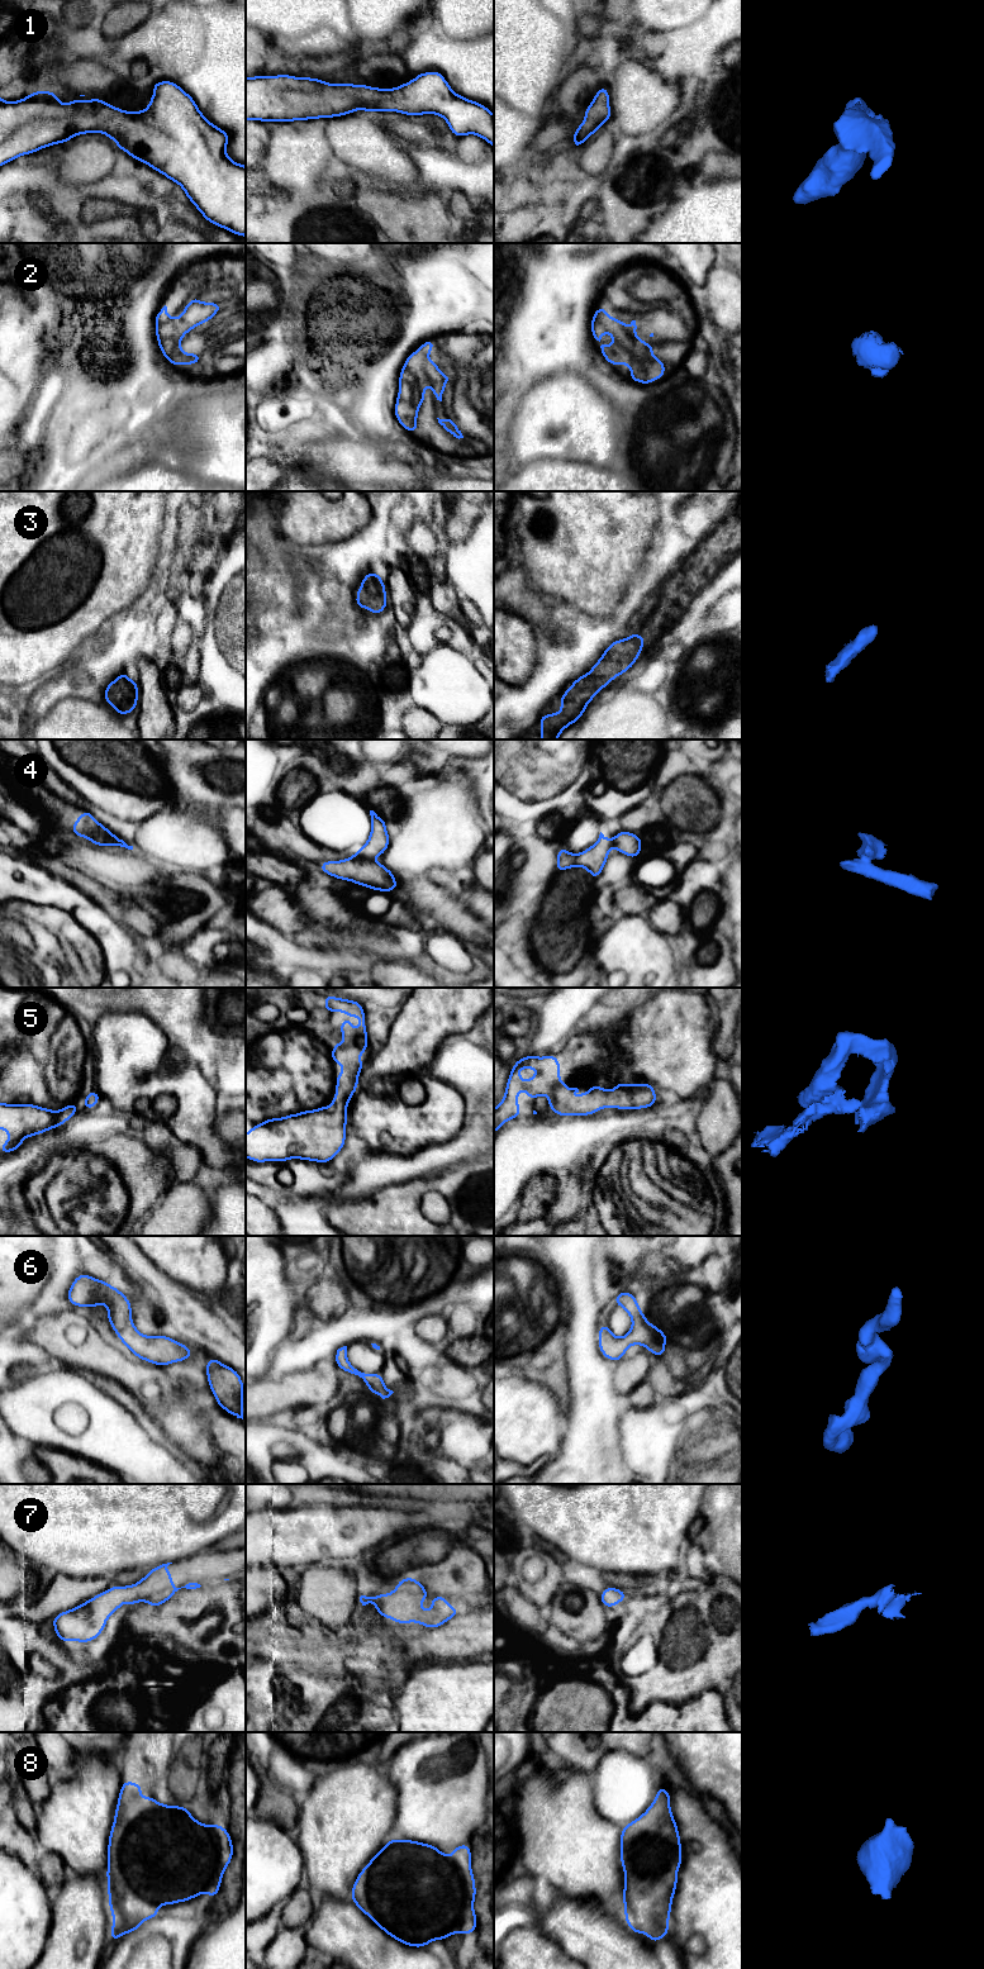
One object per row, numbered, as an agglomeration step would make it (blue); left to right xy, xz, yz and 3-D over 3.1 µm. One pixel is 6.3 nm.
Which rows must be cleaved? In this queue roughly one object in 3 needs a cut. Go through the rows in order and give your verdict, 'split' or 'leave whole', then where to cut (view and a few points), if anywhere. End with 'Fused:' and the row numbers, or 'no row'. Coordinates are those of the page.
1: leave whole | no cut
2: leave whole | no cut
3: leave whole | no cut
4: split | xz (359, 852), (370, 860)
5: leave whole | no cut
6: leave whole | no cut
7: leave whole | no cut
8: leave whole | no cut
Fused: 4

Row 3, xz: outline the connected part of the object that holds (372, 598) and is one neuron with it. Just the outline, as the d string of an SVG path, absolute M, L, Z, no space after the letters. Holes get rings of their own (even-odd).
M367 572L363 576L363 581L360 589L355 591L356 599L355 604L357 608L367 608L372 614L380 614L388 605L388 596L385 593L386 585L379 572Z

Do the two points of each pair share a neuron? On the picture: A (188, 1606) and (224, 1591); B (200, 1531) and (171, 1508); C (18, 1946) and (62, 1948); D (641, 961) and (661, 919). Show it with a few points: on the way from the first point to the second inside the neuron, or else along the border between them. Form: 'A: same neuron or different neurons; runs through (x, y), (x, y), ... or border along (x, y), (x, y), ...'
A: same neuron; runs through (196, 1606), (207, 1606), (215, 1599)
B: same neuron; runs through (193, 1530), (179, 1516)
C: different neurons; border along (51, 1918), (51, 1929), (41, 1955)
D: different neurons; border along (646, 916), (650, 924), (664, 935)

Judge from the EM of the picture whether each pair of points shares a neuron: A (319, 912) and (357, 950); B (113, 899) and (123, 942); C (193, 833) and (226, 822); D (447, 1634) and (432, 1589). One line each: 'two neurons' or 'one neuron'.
A: two neurons
B: two neurons
C: two neurons
D: two neurons

